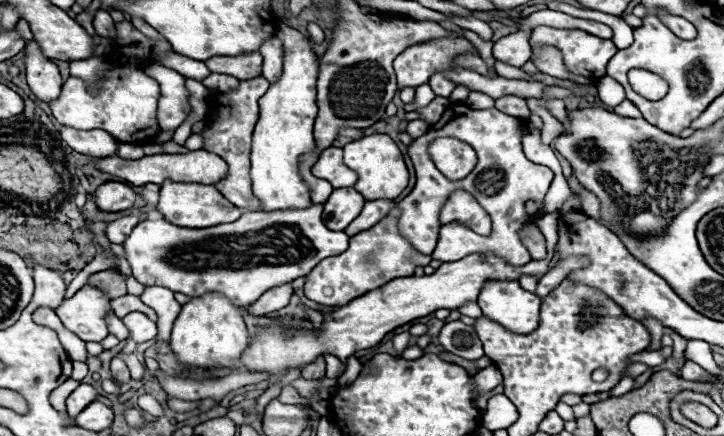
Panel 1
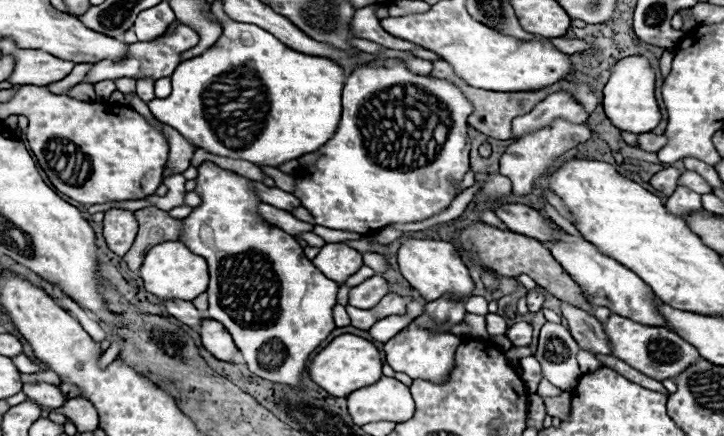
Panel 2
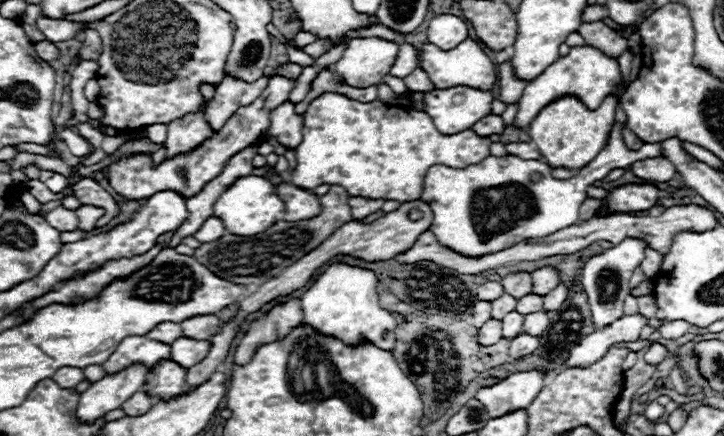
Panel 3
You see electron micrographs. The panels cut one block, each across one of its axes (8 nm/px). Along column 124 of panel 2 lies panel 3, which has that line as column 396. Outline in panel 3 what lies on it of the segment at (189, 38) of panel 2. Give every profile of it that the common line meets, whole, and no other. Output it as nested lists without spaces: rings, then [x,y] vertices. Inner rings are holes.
[[[400,44],[396,62],[392,64],[392,76],[406,78],[412,74],[412,70],[418,66],[418,50],[412,44]]]

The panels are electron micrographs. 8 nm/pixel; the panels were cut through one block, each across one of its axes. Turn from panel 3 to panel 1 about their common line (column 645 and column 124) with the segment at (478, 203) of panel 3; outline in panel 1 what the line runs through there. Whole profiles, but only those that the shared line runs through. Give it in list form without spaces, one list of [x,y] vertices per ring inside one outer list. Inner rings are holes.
[[[121,143],[118,147],[117,154],[124,160],[140,160],[140,158],[146,156],[144,150],[142,150],[142,146],[136,146],[136,144],[132,143]]]

